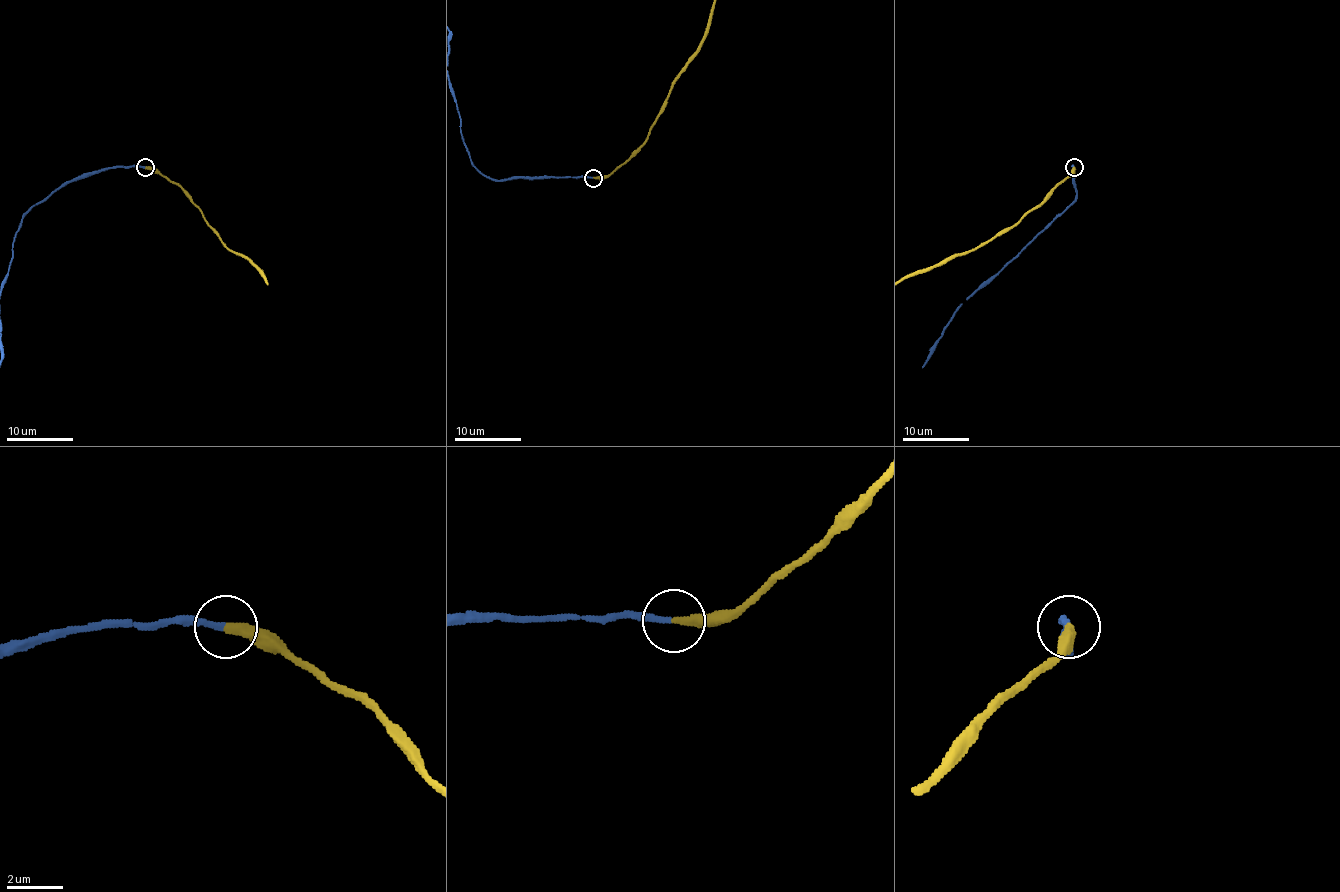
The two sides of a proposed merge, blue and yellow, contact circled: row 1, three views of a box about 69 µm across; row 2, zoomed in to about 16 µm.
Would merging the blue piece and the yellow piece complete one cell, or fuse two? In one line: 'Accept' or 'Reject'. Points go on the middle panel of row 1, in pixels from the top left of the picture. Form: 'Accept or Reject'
Accept

